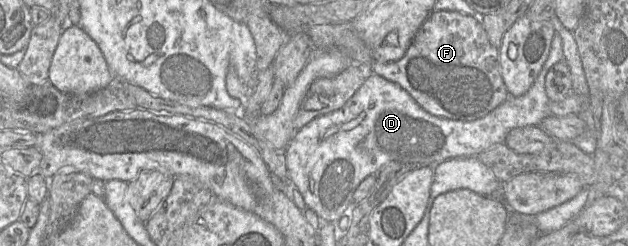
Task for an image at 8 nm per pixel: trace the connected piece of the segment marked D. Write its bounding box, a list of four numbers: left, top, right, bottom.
[285,71,550,222]

